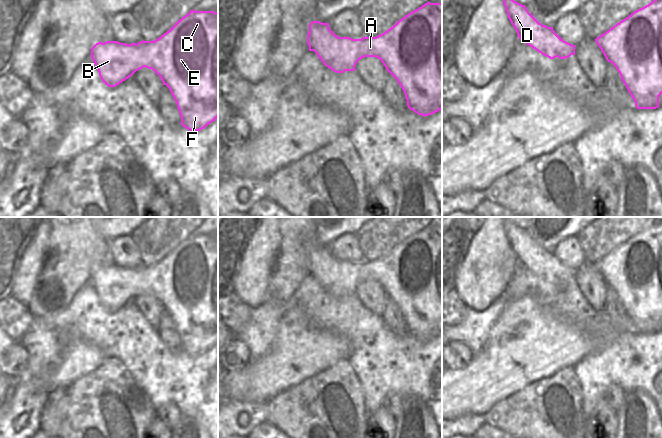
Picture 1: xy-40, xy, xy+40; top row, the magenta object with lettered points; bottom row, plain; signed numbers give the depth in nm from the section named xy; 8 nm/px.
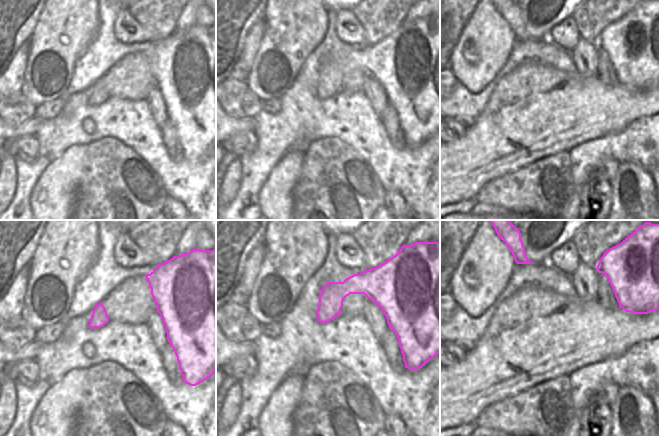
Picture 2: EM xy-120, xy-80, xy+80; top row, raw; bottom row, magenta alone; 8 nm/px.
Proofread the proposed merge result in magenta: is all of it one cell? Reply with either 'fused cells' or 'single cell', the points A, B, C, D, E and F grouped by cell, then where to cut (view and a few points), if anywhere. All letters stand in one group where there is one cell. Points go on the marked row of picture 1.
fused cells; groups A C E F / B D; cut xy-40 (135, 43), (129, 44), (117, 58), (120, 68), (130, 76)

